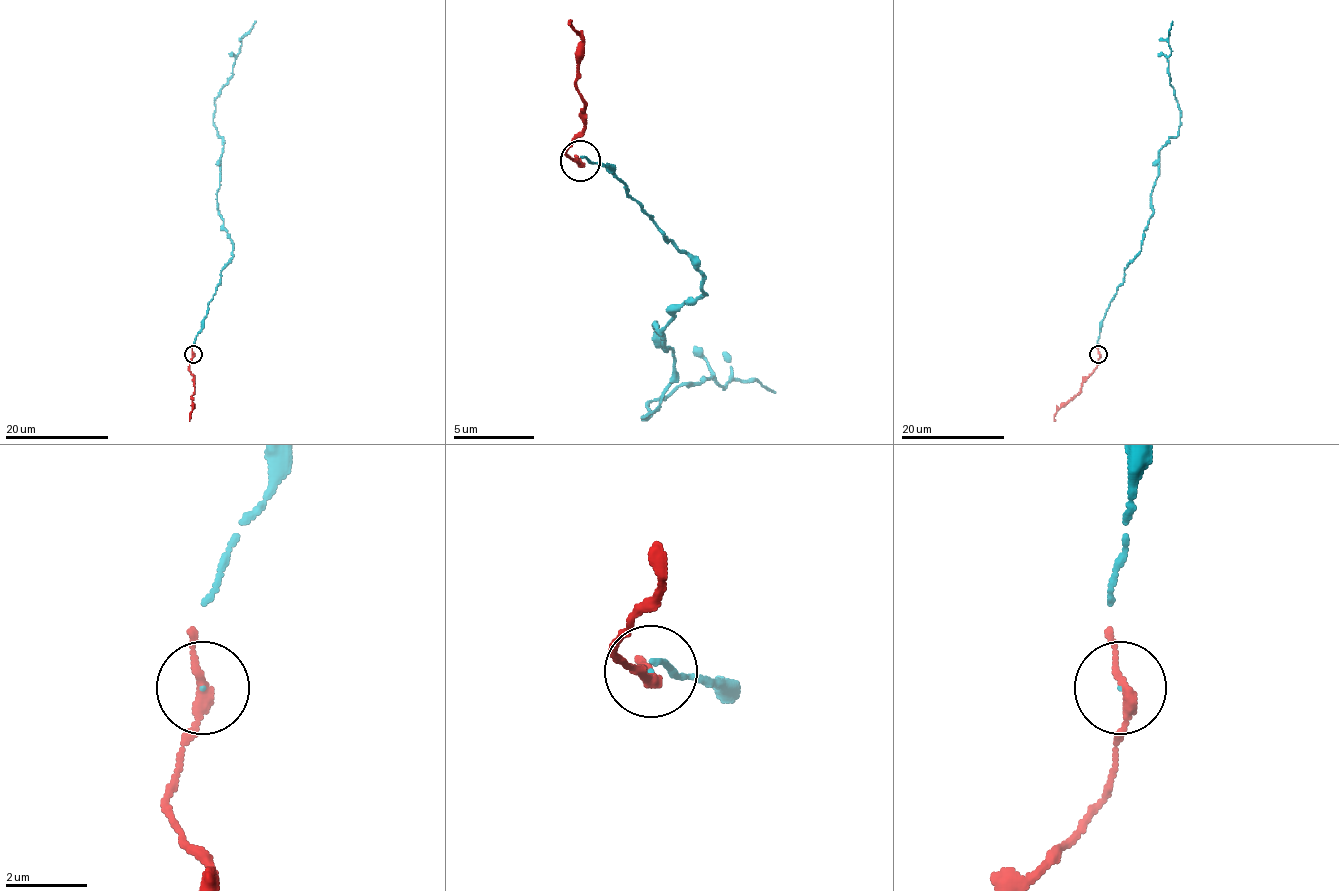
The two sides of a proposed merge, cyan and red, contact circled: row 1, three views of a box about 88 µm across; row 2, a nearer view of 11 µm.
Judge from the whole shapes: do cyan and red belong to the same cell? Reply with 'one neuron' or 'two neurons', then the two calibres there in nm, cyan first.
one neuron | 30/240 nm

